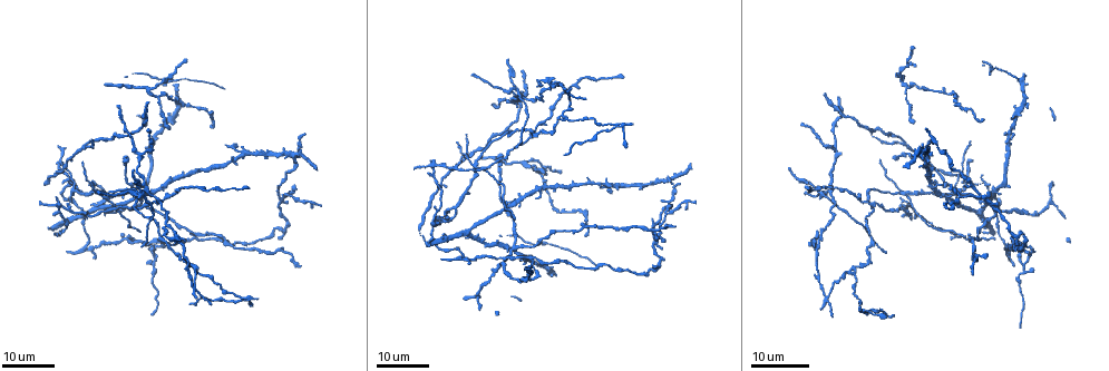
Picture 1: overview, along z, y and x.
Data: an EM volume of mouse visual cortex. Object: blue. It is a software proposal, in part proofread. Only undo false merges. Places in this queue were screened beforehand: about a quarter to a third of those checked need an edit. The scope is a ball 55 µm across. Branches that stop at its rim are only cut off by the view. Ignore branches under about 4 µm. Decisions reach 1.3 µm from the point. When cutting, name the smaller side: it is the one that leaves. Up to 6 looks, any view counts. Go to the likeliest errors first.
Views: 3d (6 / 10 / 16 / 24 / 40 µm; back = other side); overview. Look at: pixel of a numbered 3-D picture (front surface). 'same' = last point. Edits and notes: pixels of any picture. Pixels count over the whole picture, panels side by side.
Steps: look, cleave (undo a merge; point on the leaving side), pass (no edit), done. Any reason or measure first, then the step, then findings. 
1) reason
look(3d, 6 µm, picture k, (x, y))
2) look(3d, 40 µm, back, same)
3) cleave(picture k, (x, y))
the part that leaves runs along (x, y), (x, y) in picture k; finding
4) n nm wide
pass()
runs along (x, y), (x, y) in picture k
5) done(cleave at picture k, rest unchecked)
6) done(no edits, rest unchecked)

four or more arms meet
look(3d, 16 µm, picture 1, (562, 114))

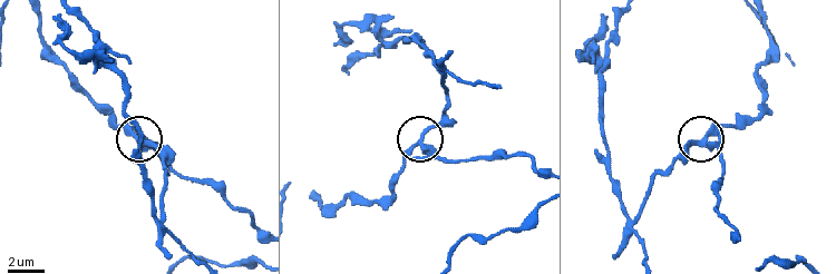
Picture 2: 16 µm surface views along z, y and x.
closer look
look(3d, 6 µm, picture 2, (704, 143))

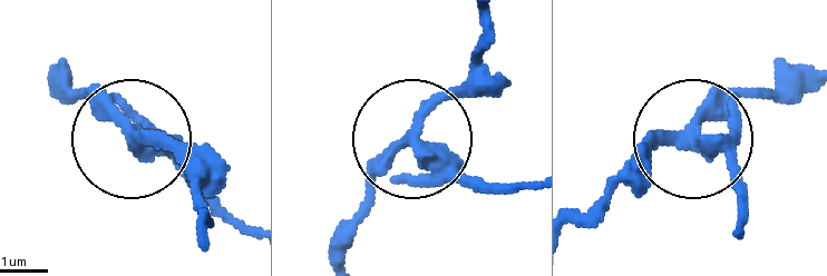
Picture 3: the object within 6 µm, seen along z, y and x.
300 nm wide
cleave(picture 3, (733, 96))
the part that leaves runs along (737, 150), (737, 226) in picture 3; a second neuron is stuck on

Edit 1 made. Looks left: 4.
four arms meet
look(3d, 16 µm, picture 1, (987, 198))

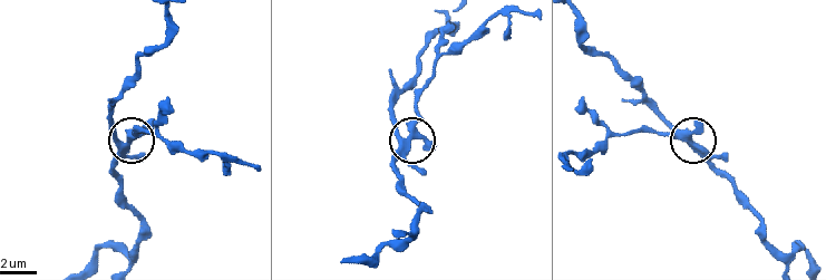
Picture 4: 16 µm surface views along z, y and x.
zoom in
look(3d, 10 µm, picture 4, (408, 137))

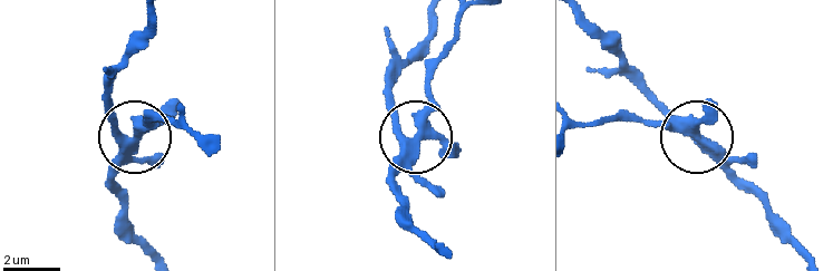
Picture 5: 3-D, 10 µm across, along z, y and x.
side arm 13 µm
pass()
runs along (434, 15), (391, 94), (406, 135), (419, 123), (427, 67) in picture 5; one neuron here

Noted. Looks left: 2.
four arms meet
look(3d, 16 µm, picture 1, (516, 247))

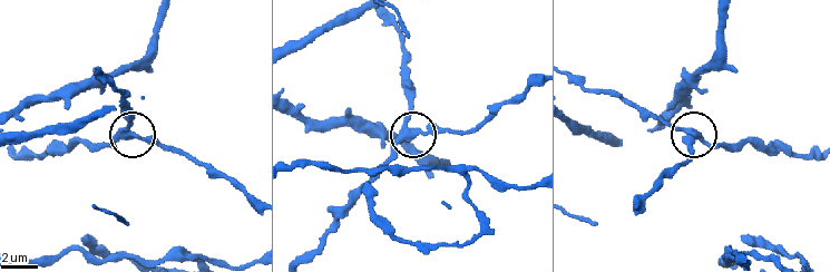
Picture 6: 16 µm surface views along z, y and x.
zoom in
look(3d, 6 µm, picture 6, (412, 133))

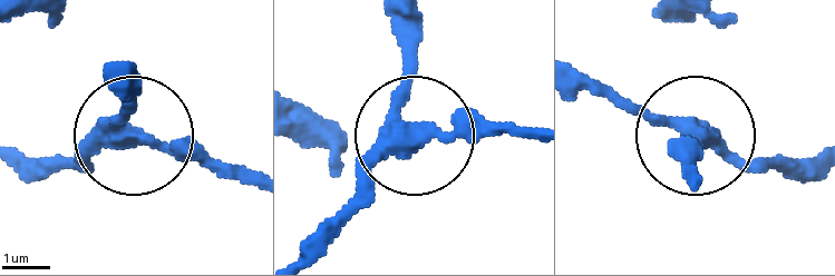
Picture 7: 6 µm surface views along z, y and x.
4 arms
pass()
continuous, no second neuron

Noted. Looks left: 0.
done(cleave at picture 3, rest unchecked)

